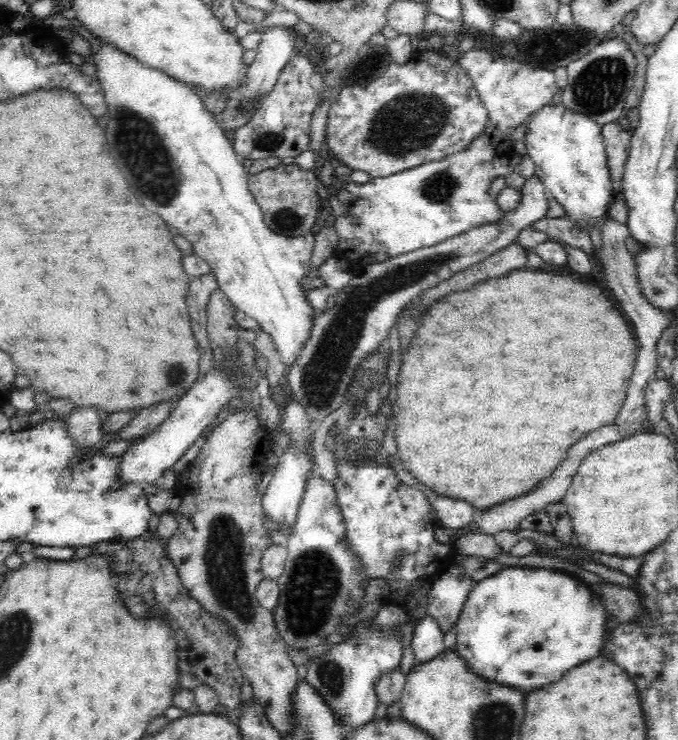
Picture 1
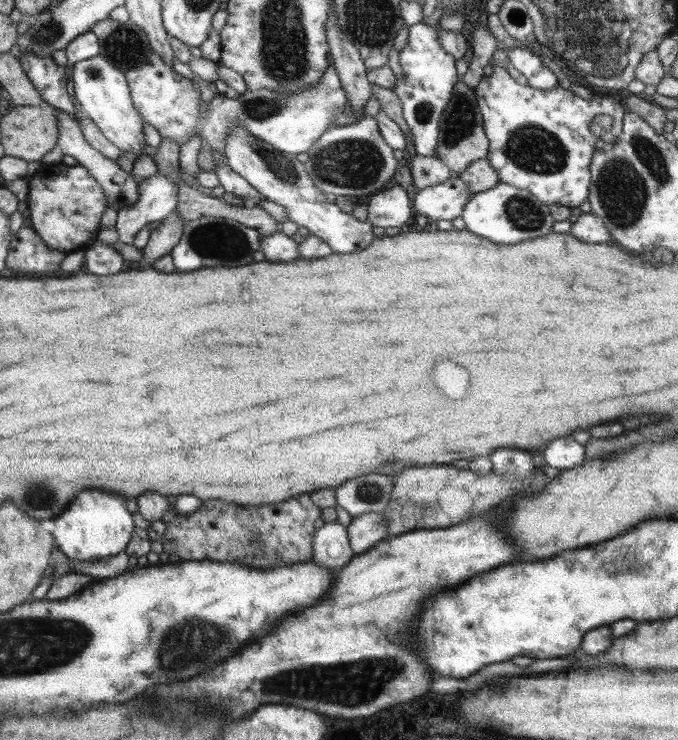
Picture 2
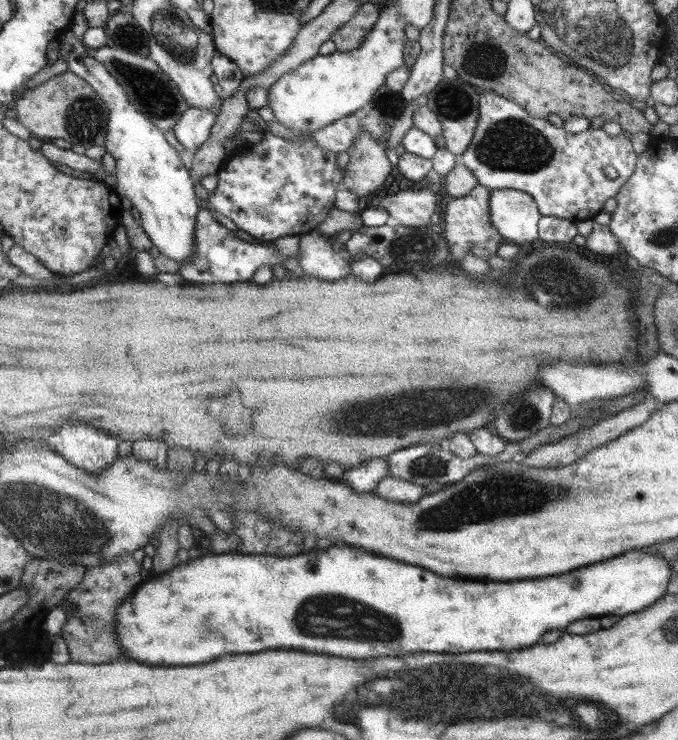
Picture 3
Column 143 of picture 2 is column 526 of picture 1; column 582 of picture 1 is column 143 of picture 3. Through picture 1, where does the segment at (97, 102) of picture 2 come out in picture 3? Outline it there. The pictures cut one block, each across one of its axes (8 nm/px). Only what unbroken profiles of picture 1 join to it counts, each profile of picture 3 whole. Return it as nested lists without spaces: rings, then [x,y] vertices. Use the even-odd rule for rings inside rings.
[[[65,33],[58,39],[58,52],[66,62],[66,70],[85,79],[108,106],[104,147],[115,161],[116,194],[125,196],[137,210],[143,232],[160,254],[177,264],[192,260],[196,254],[194,230],[199,206],[197,198],[193,196],[193,180],[189,178],[187,168],[181,164],[177,152],[165,142],[162,131],[144,113],[129,104],[124,89],[104,65],[89,56],[79,42],[73,44],[71,34]]]

